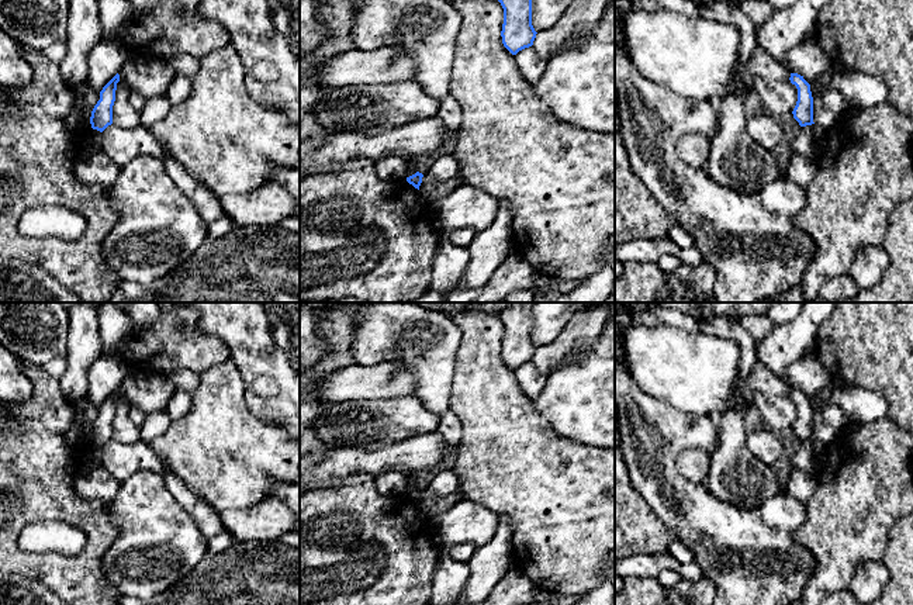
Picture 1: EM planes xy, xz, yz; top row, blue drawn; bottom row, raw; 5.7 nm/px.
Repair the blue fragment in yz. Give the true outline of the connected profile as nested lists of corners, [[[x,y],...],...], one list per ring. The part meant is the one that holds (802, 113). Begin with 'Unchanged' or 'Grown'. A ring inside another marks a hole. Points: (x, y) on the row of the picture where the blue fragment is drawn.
Unchanged. [[[791,73],[791,83],[798,89],[798,101],[792,111],[793,118],[800,127],[812,125],[813,122],[813,97],[810,84],[798,73]]]

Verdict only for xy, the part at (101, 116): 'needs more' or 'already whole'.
already whole

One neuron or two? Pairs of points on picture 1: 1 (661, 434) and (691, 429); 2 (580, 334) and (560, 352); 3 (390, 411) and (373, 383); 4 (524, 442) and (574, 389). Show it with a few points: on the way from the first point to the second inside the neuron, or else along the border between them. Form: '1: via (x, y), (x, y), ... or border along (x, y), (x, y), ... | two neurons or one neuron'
1: via (668, 431), (684, 431) | one neuron
2: via (576, 336), (564, 348) | one neuron
3: border along (414, 394), (391, 398), (349, 400) | two neurons
4: border along (532, 401), (538, 414), (559, 435), (571, 439) | two neurons

